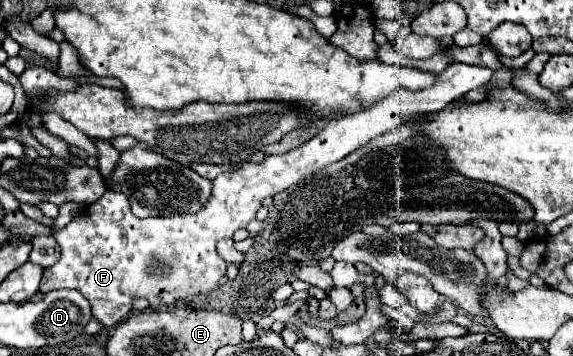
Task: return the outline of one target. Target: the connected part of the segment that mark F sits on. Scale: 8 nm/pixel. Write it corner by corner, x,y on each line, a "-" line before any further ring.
454,61
446,71
440,73
438,81
424,91
398,89
366,111
328,121
316,137
298,149
282,155
268,155
258,165
242,163
238,171
218,175
214,179
210,201
194,215
138,219
132,215
126,195
108,189
66,227
54,229
54,239
62,249
62,257
56,265
44,269
40,291
80,291
90,301
92,317
104,329
112,329
116,323
128,317
132,311
132,301
138,297
146,299
152,309
158,309
160,305
168,307
180,301
188,303
202,293
210,293
226,275
226,261
218,255
216,243
230,239
236,229
246,227
254,219
264,197
274,197
300,179
314,175
324,165
340,161
370,139
400,127
412,115
444,109
448,103
458,101
464,93
488,85
492,77
492,69

